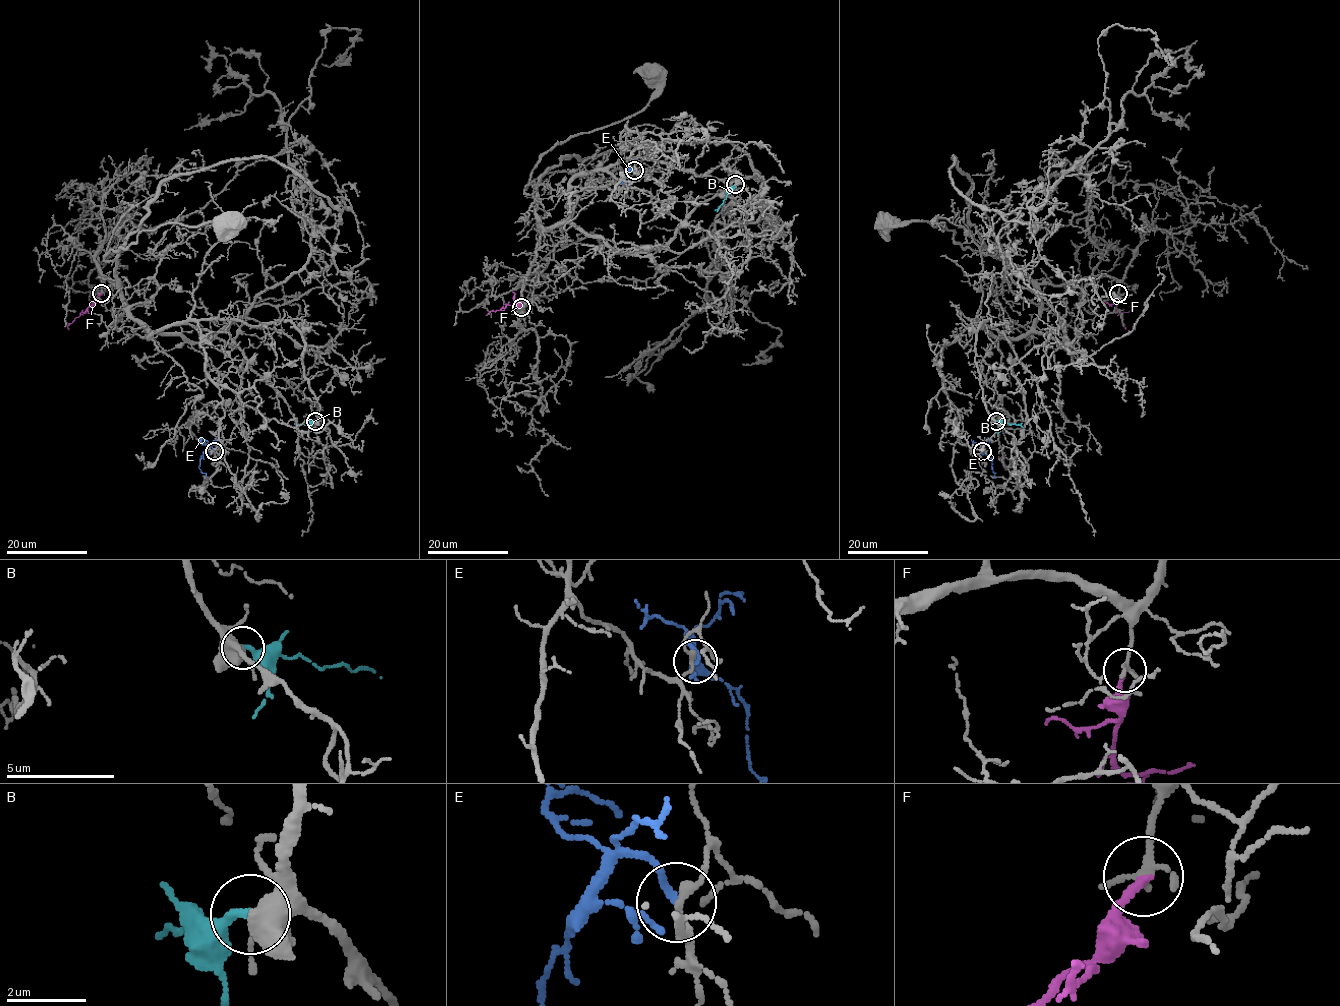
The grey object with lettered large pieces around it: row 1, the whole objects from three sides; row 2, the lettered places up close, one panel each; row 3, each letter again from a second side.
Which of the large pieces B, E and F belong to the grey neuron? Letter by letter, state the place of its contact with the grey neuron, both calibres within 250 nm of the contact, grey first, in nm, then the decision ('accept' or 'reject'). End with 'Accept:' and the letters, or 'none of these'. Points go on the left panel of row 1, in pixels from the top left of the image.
B: meets grey at (315, 421); 440 nm thick on the grey side, 220 nm on the other; accept
E: meets grey at (214, 451); 180 nm thick on the grey side, 160 nm on the other; reject
F: meets grey at (101, 293); 170 nm thick on the grey side, 200 nm on the other; accept
Accept: B, F

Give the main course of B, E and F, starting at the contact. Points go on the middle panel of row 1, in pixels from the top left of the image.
B: (735, 184), (715, 210)
E: (634, 171), (626, 171), (619, 180), (626, 182)
F: (521, 307), (507, 305), (489, 314)

